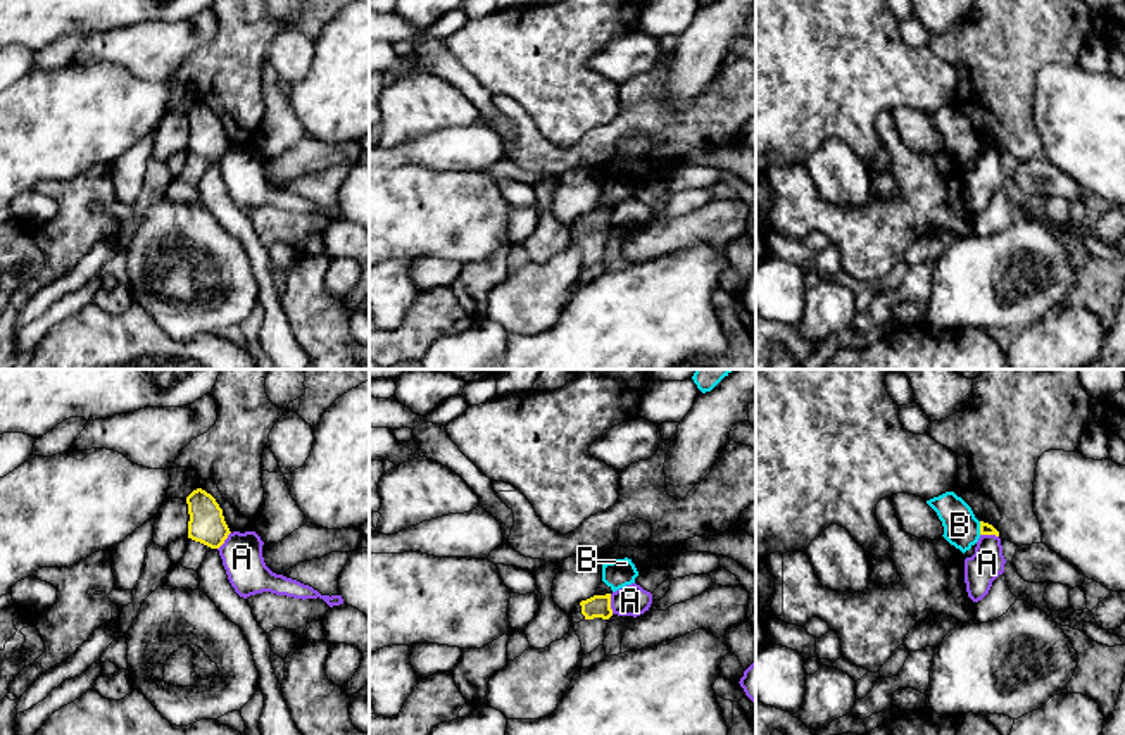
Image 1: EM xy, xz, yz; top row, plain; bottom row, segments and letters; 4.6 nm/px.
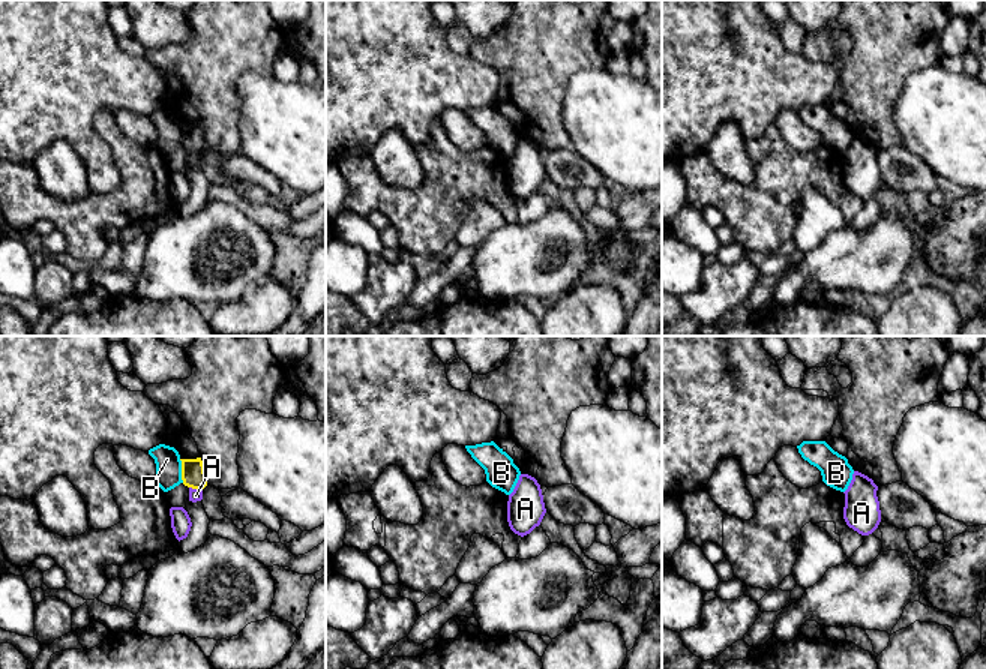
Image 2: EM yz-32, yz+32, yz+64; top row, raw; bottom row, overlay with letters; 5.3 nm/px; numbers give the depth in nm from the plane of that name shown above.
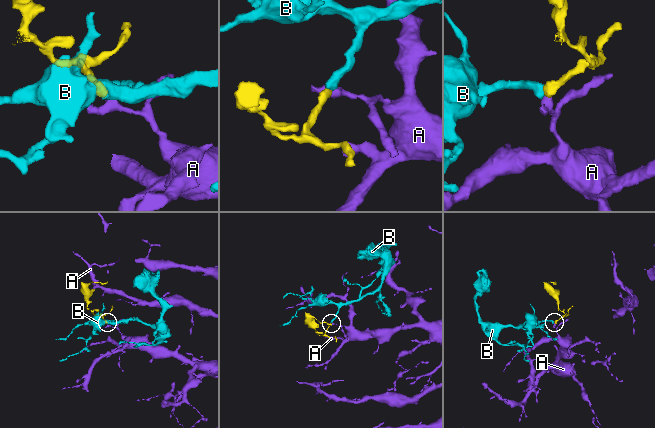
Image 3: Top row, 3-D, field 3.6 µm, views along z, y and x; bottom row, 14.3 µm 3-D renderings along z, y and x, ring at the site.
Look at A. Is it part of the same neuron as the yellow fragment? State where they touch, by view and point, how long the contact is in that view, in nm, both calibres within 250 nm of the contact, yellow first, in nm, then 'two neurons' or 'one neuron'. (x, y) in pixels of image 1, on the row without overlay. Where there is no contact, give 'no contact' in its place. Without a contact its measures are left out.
xz (609, 218) | 100 nm | 110/140 nm | two neurons

